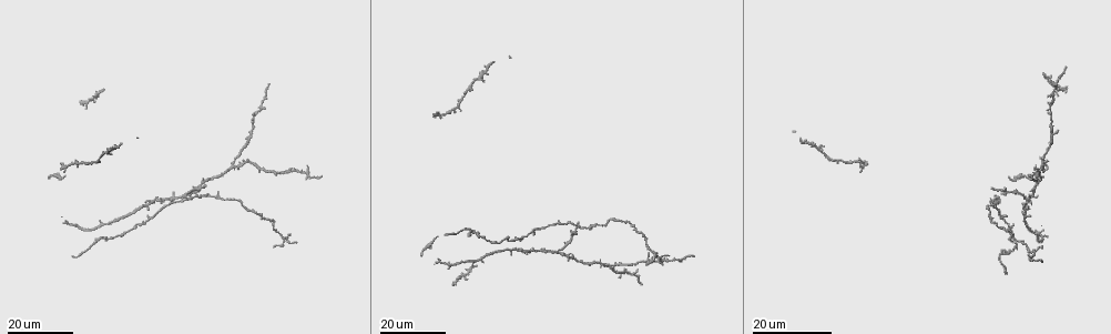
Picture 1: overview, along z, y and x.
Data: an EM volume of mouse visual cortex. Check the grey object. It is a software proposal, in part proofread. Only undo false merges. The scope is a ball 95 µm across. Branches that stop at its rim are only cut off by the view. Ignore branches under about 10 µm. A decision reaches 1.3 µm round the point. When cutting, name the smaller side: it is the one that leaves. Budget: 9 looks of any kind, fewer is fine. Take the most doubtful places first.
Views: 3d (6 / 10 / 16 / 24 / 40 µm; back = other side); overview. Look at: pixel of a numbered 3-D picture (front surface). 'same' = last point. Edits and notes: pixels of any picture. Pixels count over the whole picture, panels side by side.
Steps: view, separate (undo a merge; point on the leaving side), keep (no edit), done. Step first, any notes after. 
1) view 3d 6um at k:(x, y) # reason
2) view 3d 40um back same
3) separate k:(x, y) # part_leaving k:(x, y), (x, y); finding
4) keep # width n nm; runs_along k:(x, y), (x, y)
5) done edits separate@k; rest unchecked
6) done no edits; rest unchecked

view 3d 24um at 1:(234, 164)

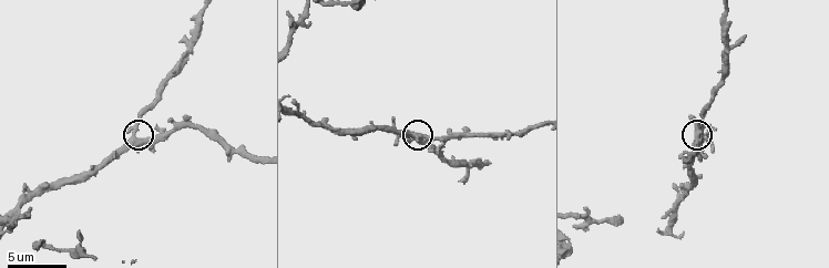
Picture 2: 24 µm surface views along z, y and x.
view 3d 6um at 2:(133, 138) # zoom in

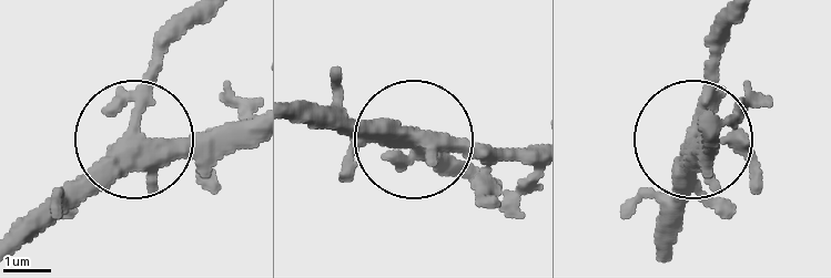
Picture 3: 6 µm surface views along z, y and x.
keep # runs_along 3:(666, 253), (678, 161), (702, 137); all the same cell

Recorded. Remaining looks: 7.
view 3d 16um at 1:(1024, 199) # three-way junction

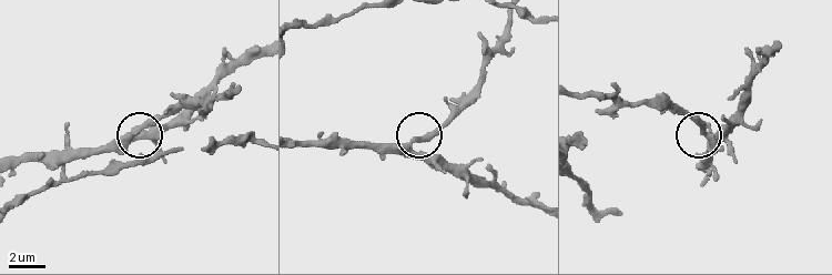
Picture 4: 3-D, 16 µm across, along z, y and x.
view 3d 10um at 4:(130, 132)

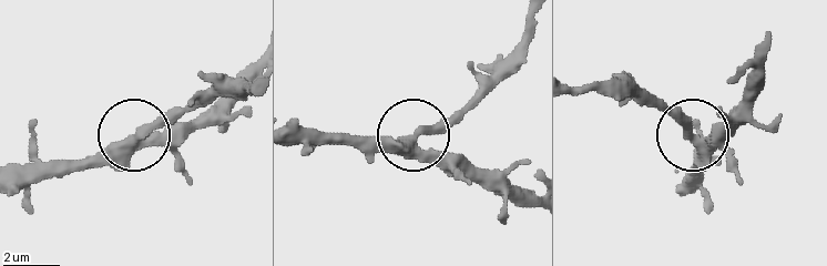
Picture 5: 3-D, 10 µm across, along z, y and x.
view 3d 10um back at 5:(135, 137)

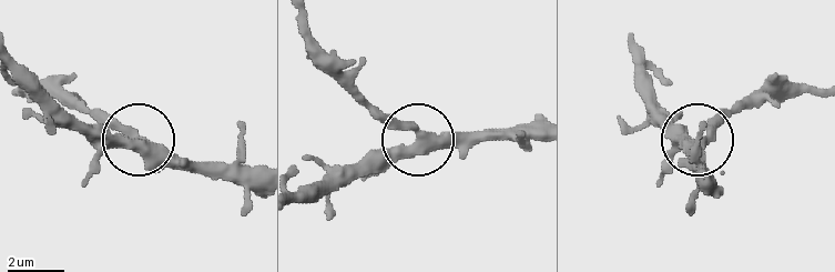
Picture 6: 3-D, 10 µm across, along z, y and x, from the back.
keep # arms 3; runs_along 6:(254, 185), (182, 171), (139, 144), (97, 142), (62, 128); continuous, no second cell

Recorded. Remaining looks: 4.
view 3d 16um at 1:(283, 242) # three-way junction

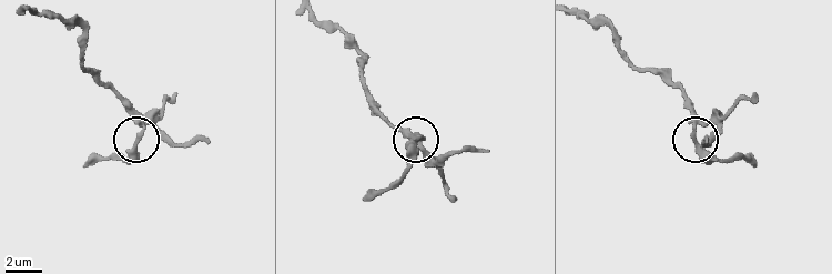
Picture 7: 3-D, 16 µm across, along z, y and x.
view 3d 6um at 7:(140, 134) # zoom in

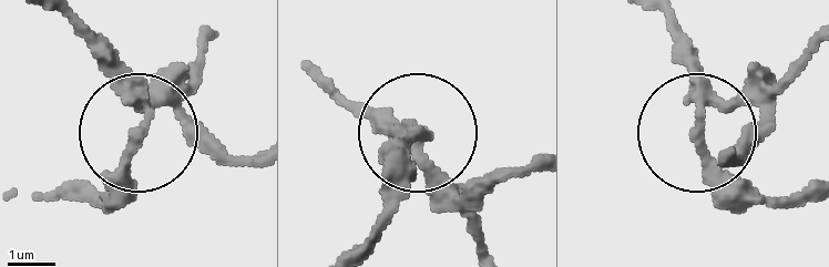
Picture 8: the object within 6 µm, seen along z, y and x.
view 3d 6um back at 8:(420, 132)

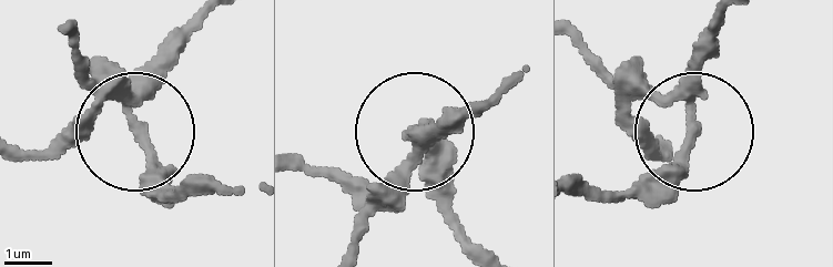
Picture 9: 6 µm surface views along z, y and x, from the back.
keep # runs_along 9:(489, 95), (409, 131), (449, 203); one cell here

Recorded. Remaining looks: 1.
view 3d 10um at 2:(304, 10) # calibre changes

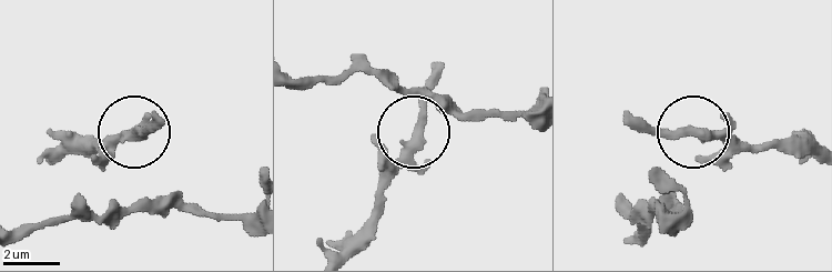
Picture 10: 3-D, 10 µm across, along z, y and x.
keep # width 360 nm; one cell here

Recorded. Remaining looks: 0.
done no edits; rest unchecked

